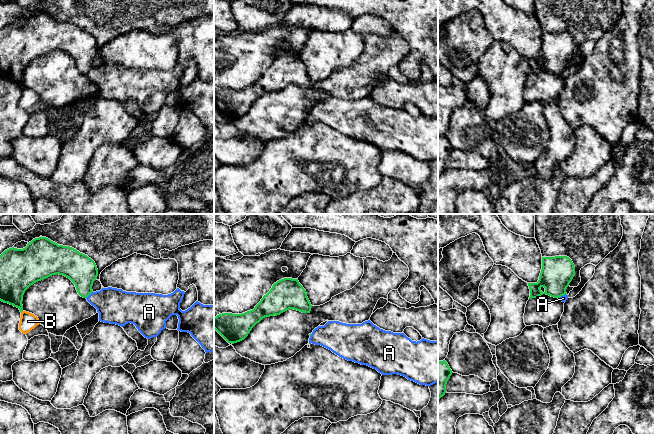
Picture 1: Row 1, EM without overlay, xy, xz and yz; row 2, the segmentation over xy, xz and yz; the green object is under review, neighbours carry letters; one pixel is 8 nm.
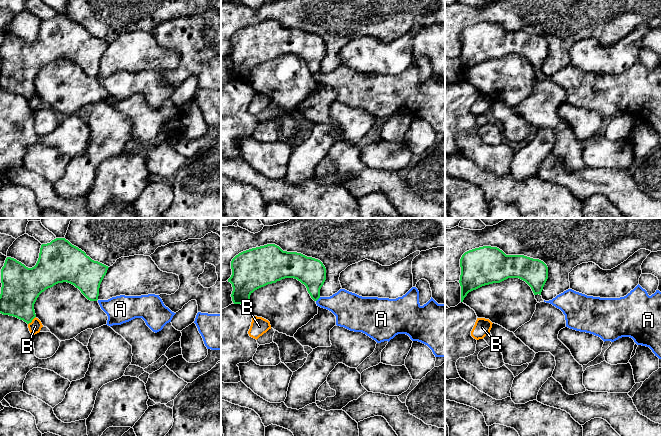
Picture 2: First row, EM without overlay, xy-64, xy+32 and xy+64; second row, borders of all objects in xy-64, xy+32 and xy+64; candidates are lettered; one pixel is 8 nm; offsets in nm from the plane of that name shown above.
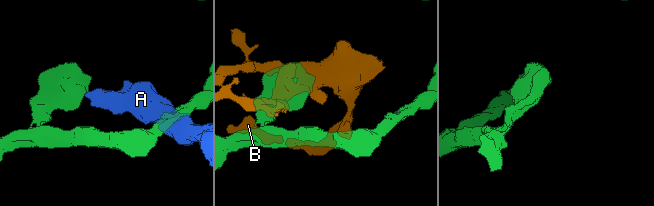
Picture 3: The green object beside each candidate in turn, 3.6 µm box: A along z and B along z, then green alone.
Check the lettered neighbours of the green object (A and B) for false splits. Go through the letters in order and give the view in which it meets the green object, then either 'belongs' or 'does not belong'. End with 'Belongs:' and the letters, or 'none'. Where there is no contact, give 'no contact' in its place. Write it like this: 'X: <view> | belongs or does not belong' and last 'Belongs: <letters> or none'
A: xy | does not belong
B: xy | does not belong
Belongs: none

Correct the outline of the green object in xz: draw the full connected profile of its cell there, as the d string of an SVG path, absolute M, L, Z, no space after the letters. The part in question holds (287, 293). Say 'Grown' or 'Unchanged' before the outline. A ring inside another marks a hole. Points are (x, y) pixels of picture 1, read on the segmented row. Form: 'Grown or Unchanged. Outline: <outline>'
Unchanged. Outline: M284 278L273 284L253 310L242 314L222 313L214 317L214 329L228 342L244 340L263 318L294 309L310 313L311 303L298 279Z

